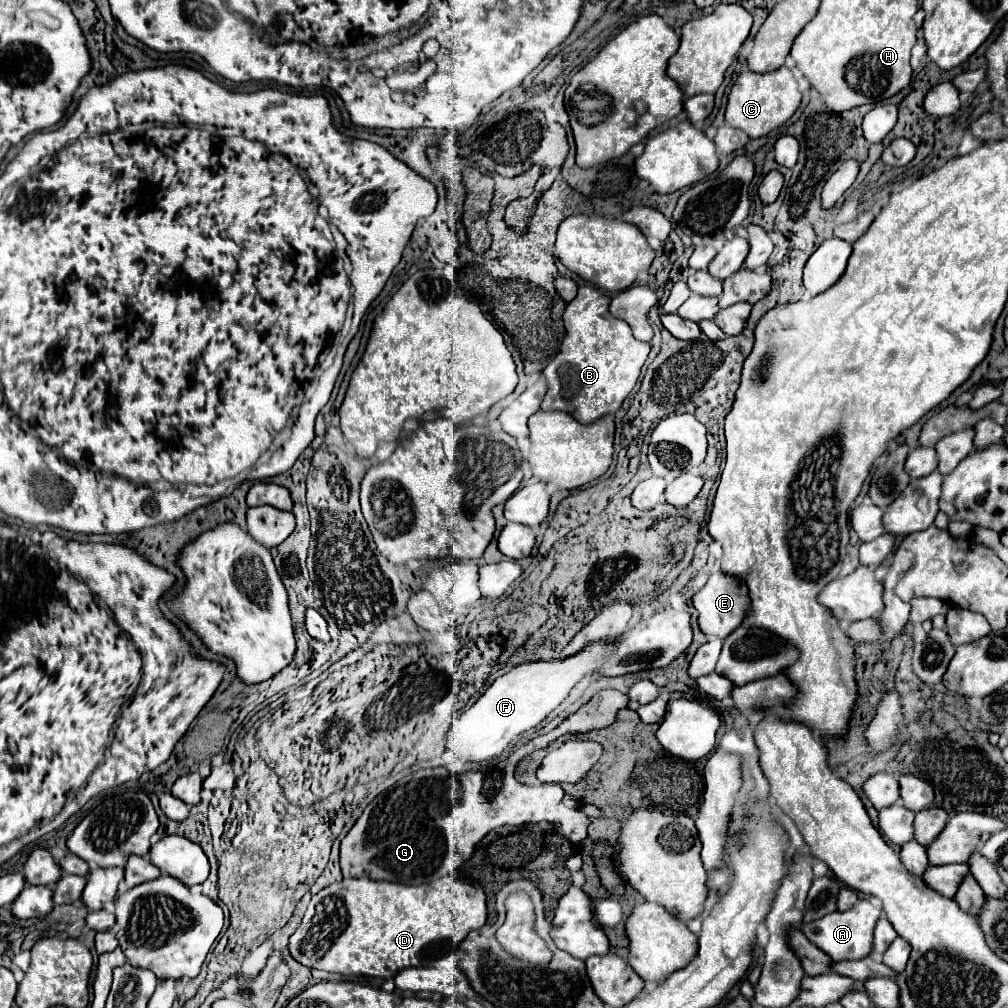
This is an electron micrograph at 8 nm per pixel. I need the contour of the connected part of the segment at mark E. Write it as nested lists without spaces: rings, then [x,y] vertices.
[[[719,571],[711,573],[707,585],[693,595],[693,605],[699,611],[699,627],[705,637],[725,639],[745,619],[747,603],[745,585]]]

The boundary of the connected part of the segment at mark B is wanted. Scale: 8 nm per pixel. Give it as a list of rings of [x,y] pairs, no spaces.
[[[583,285],[567,305],[563,313],[567,335],[555,359],[543,369],[549,387],[541,405],[545,411],[565,411],[579,423],[591,423],[607,413],[615,415],[635,387],[649,355],[649,343],[637,341],[629,325],[609,313],[609,303],[611,299],[605,293]]]

